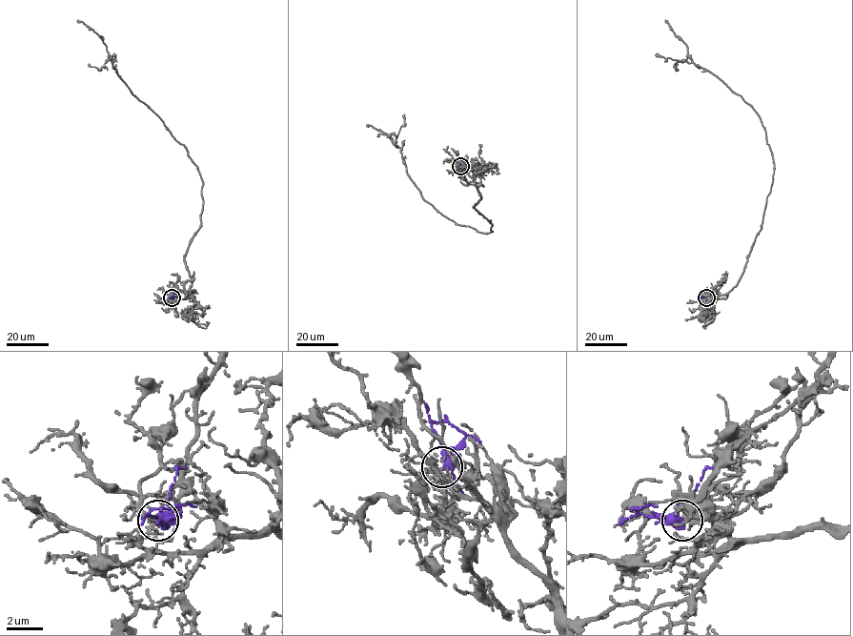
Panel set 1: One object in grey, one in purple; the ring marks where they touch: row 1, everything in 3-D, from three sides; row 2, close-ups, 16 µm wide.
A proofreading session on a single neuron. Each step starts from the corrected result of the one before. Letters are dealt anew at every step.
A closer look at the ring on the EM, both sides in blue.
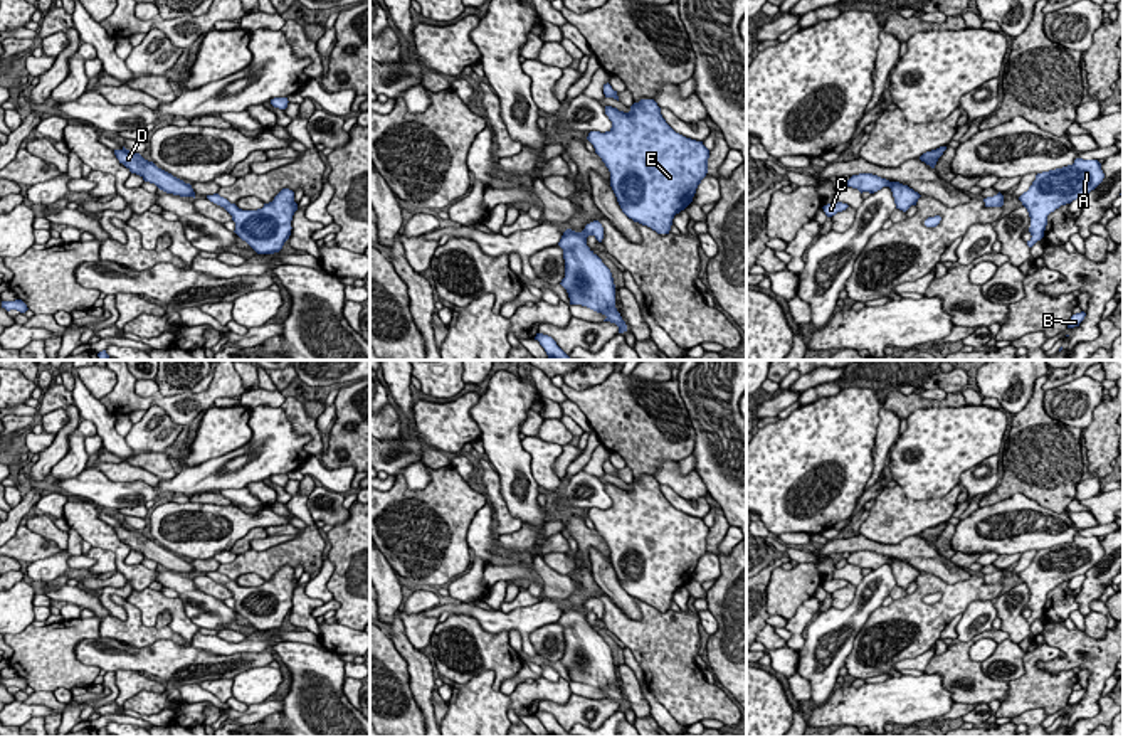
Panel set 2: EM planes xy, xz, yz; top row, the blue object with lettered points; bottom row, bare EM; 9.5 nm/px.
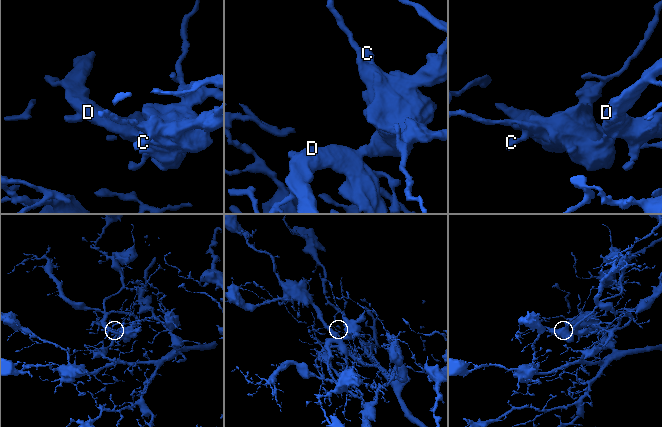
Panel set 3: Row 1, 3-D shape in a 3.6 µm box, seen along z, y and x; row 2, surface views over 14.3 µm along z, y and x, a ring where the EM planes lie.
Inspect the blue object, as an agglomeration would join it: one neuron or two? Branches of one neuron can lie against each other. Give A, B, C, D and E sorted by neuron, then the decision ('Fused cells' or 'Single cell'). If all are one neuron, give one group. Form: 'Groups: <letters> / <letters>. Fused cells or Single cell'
Groups: A B C D E. Single cell

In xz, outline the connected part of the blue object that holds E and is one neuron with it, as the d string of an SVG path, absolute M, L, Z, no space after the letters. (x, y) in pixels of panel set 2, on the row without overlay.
M641 476L629 490L605 483L612 505L605 510L590 508L587 517L610 549L610 564L622 589L657 611L669 611L672 596L684 587L708 550L709 527L676 510L662 495L654 476Z

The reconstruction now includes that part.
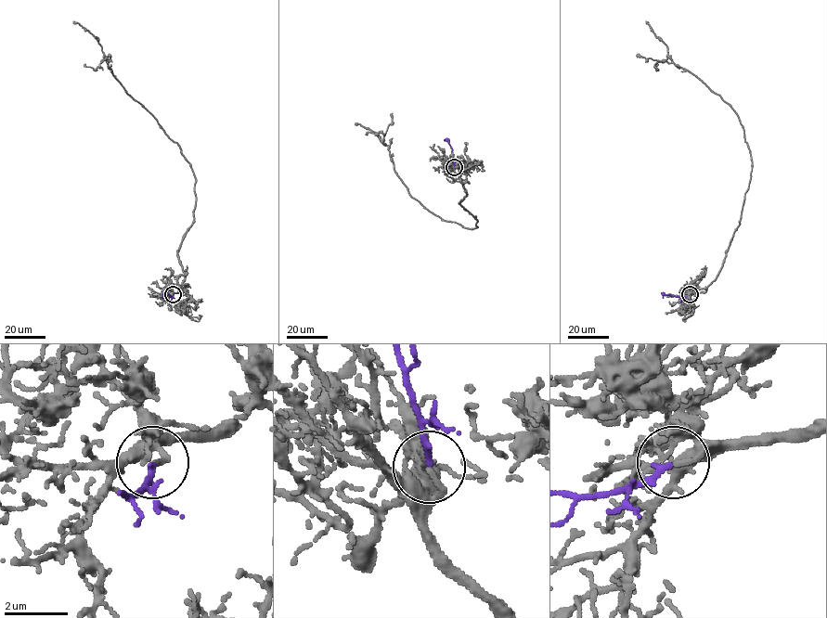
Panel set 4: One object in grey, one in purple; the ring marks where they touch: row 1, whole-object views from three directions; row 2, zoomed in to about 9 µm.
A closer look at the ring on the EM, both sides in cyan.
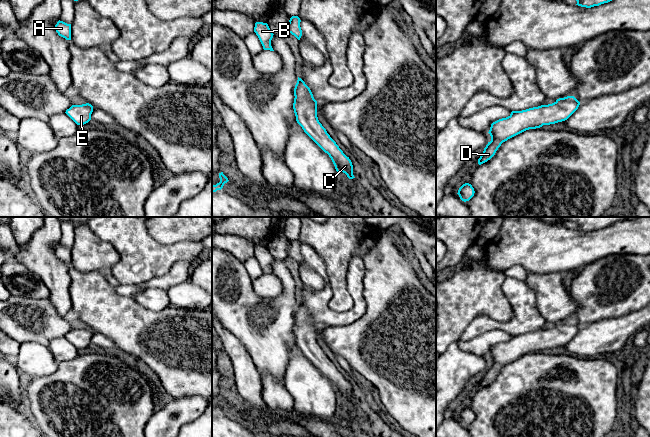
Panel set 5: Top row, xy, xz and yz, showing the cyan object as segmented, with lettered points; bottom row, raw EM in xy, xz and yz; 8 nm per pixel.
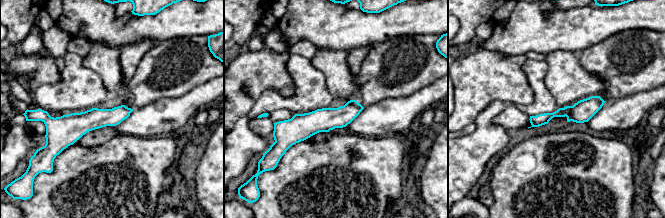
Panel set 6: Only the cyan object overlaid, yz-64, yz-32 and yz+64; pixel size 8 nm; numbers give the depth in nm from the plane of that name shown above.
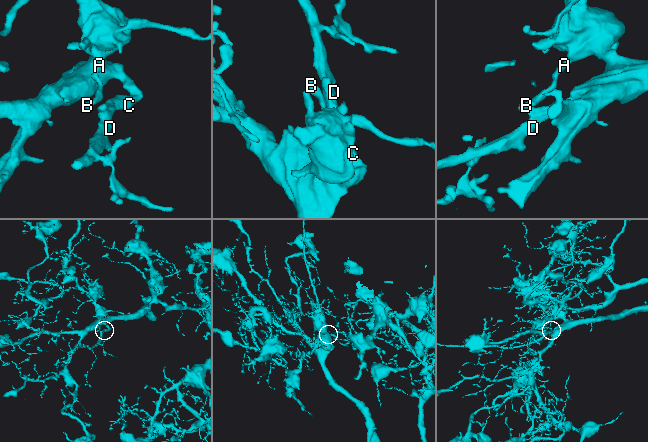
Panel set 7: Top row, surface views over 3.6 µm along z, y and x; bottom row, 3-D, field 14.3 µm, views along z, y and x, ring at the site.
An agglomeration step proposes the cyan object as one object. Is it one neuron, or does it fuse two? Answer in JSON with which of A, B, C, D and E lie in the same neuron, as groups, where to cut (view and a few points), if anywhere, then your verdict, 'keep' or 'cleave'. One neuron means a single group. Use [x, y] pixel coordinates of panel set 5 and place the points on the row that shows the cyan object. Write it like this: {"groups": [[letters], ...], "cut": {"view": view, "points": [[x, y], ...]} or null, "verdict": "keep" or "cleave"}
{"groups": [["A", "B", "C", "D", "E"]], "cut": null, "verdict": "keep"}

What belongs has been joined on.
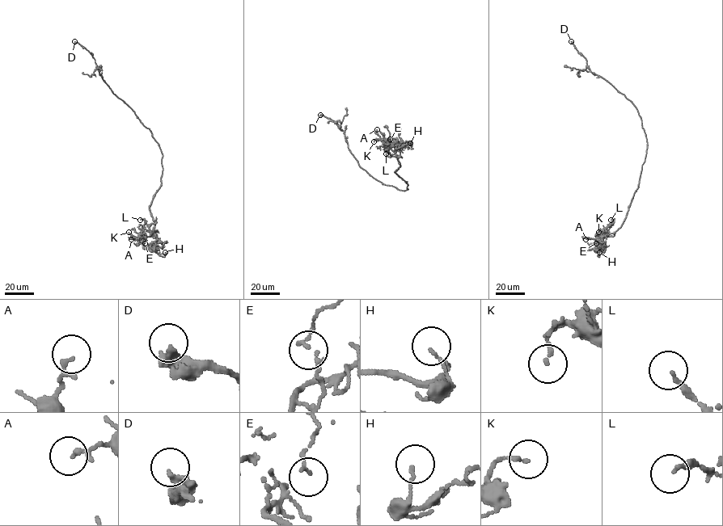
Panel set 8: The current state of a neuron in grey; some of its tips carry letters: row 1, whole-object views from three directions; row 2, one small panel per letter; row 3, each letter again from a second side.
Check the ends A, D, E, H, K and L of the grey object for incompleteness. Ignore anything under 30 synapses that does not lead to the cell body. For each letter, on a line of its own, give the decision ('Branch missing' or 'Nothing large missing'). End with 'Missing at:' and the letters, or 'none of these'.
A: Nothing large missing
D: Nothing large missing
E: Nothing large missing
H: Nothing large missing
K: Nothing large missing
L: Nothing large missing
Missing at: none of these

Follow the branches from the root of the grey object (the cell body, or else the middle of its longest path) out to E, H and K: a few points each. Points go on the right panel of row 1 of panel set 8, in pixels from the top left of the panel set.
E: (647, 142), (638, 187), (624, 220), (614, 236), (603, 237), (596, 243)
H: (647, 142), (638, 187), (625, 220), (615, 233), (602, 237), (605, 250), (599, 252)
K: (647, 142), (638, 187), (624, 220), (614, 236), (597, 238), (596, 233), (598, 232)

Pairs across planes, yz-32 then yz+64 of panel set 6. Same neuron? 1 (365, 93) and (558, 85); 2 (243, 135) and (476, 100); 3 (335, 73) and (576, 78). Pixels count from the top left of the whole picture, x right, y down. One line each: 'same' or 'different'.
1: different
2: different
3: same

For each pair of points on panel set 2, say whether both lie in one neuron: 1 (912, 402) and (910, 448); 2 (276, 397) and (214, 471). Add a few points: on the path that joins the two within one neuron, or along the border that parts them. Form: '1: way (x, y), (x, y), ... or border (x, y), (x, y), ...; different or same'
1: border (950, 406), (917, 408), (905, 418); different
2: border (279, 406), (254, 406), (251, 409); different

